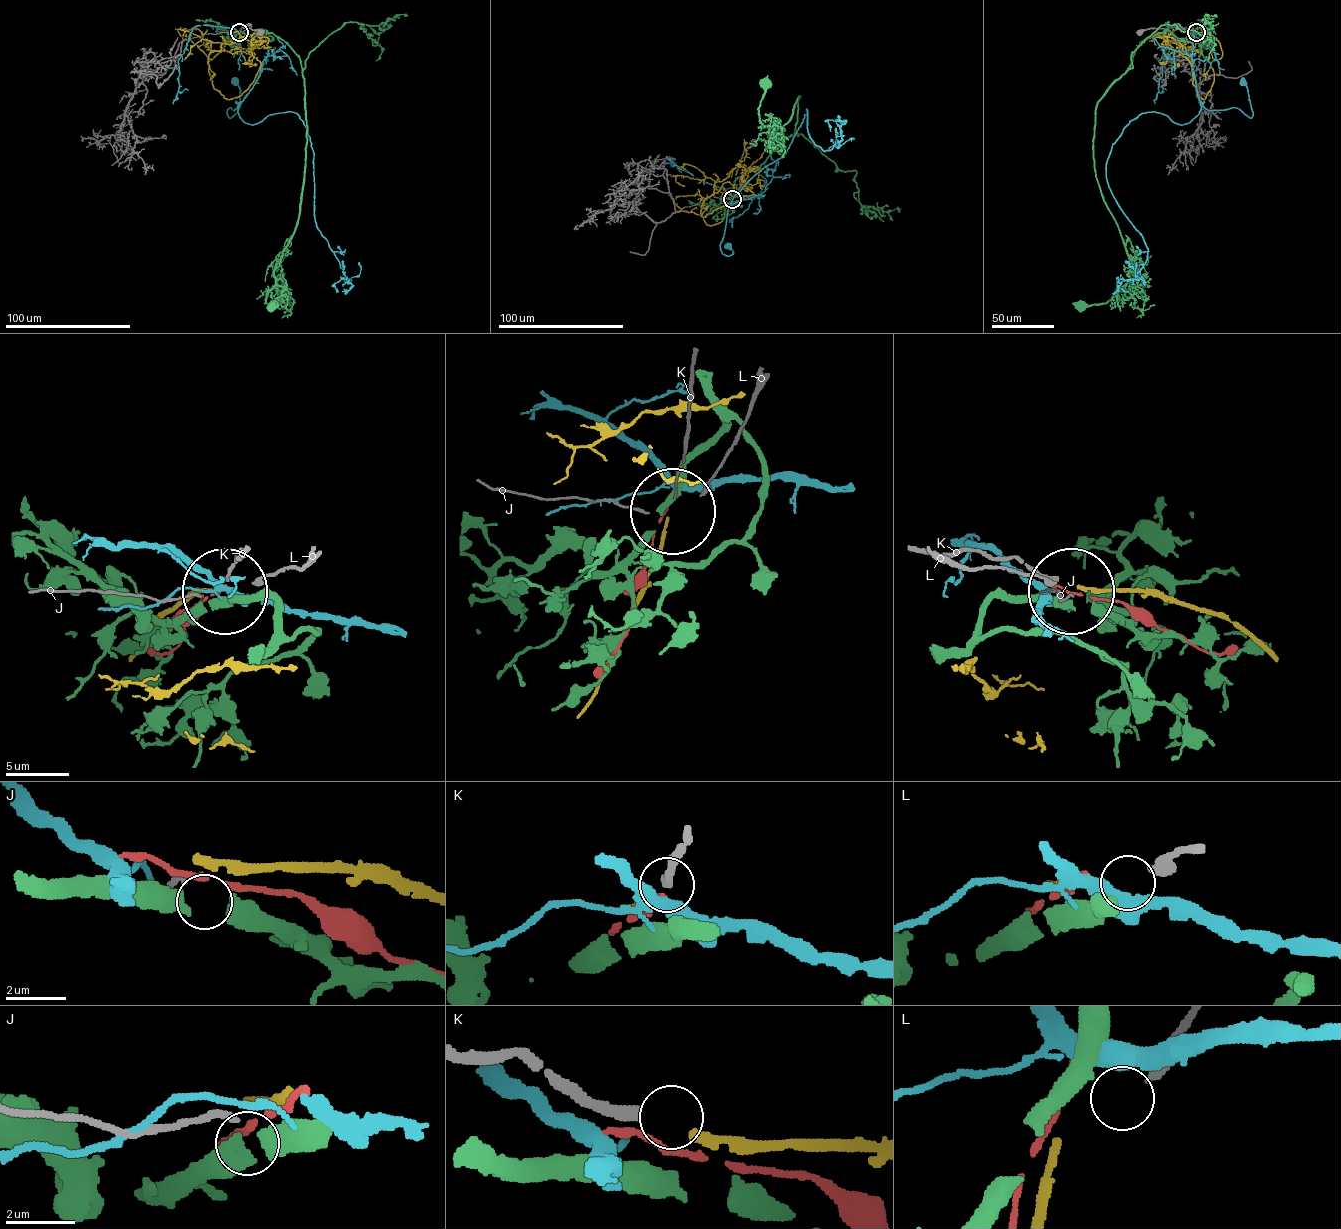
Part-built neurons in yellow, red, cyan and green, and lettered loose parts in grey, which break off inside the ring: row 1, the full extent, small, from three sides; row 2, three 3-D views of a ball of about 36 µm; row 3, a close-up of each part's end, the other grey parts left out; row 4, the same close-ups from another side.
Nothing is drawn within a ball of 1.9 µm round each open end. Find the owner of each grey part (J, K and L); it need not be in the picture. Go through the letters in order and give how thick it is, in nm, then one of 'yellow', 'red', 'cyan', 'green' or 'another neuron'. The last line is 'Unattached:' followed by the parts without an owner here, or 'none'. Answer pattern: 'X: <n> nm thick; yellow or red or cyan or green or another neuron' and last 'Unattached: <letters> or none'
J: 200 nm thick; another neuron
K: 280 nm thick; yellow
L: 360 nm thick; another neuron
Unattached: J, L

